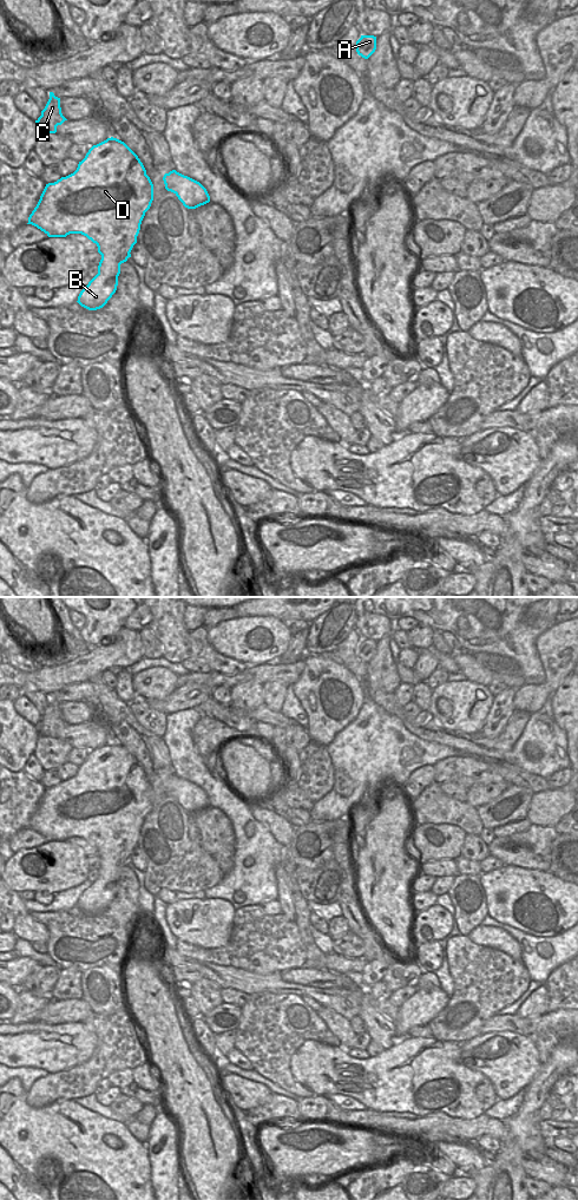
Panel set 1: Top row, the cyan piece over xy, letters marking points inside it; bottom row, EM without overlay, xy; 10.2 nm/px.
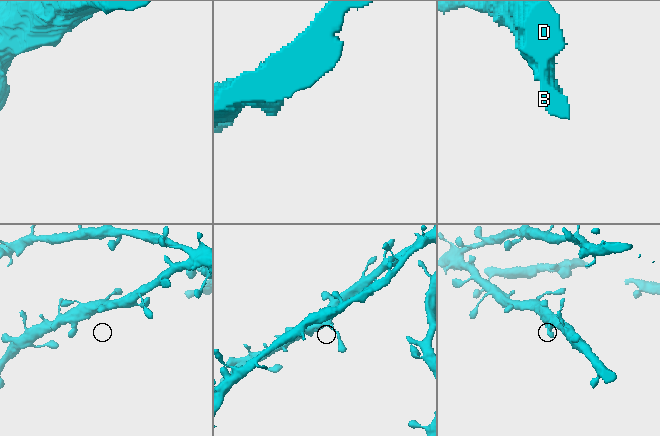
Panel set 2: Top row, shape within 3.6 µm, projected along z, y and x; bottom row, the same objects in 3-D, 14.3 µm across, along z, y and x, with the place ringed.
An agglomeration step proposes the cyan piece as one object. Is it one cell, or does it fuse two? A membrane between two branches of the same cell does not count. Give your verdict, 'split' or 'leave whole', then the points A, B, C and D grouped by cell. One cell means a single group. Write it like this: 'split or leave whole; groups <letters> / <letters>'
leave whole; groups A B C D

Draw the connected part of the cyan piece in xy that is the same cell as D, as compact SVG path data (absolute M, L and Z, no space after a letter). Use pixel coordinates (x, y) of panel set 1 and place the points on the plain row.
M107 742L93 749L77 774L46 788L28 827L48 841L81 838L98 851L101 864L98 878L80 896L78 907L88 913L103 912L117 894L120 868L131 861L145 817L153 805L153 788L138 760L121 745Z

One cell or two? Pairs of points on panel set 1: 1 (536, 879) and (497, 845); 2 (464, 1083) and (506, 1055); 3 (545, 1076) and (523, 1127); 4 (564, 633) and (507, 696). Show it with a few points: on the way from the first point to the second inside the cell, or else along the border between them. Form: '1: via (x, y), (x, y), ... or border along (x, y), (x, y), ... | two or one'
1: border along (504, 865), (518, 865), (525, 869), (547, 871) | two
2: border along (461, 1051), (460, 1062), (483, 1073), (496, 1095) | two
3: via (538, 1089), (524, 1114) | one
4: border along (517, 689), (513, 696), (513, 709) | two

